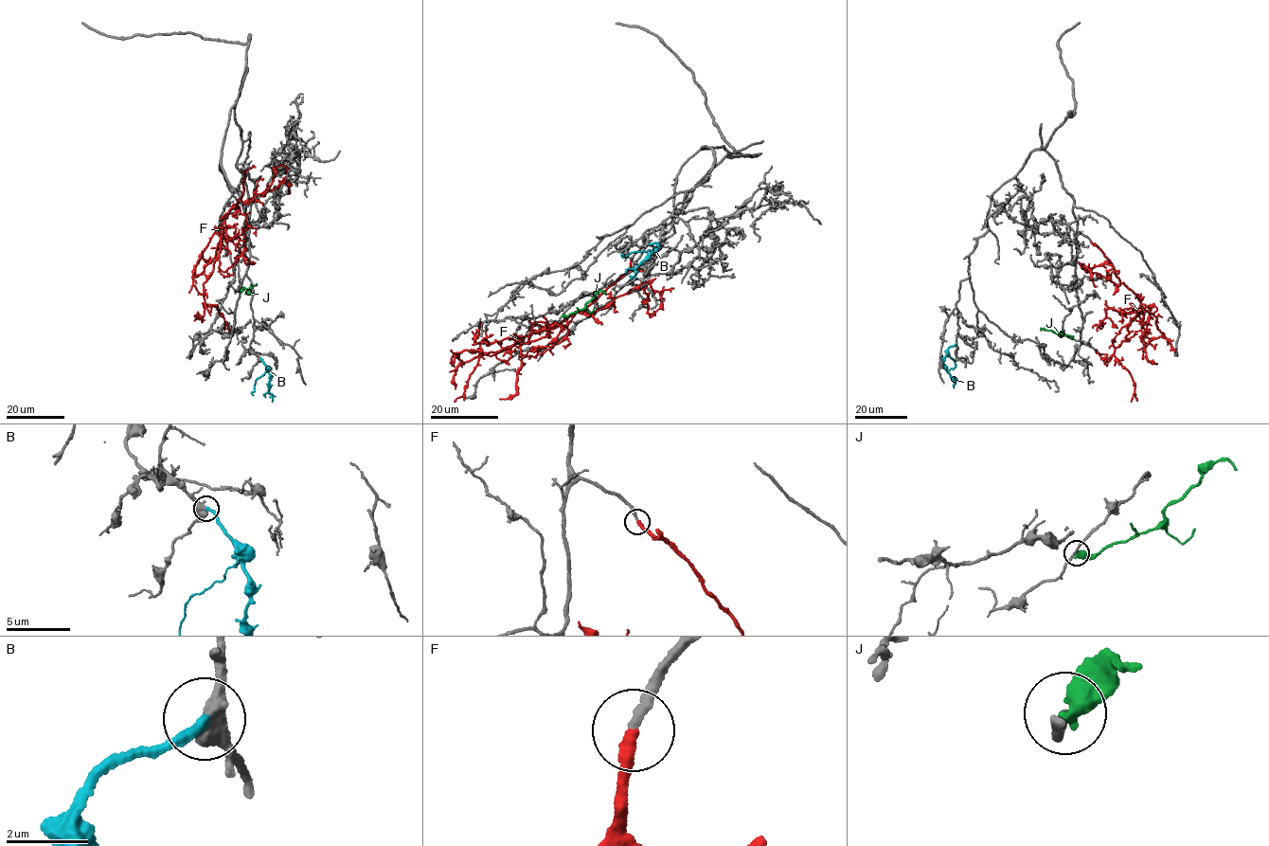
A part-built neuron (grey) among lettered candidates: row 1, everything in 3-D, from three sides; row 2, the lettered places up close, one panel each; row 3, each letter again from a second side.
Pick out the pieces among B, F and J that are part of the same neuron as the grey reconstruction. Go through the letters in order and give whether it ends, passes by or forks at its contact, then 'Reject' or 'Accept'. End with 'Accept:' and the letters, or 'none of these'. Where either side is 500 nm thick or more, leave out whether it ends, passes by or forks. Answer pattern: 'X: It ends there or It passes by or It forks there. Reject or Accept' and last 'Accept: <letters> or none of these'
B: It ends there. Accept
F: It ends there. Accept
J: Reject
Accept: B, F

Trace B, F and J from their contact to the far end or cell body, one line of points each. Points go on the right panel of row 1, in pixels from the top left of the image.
B: (955, 344), (948, 348), (943, 360), (954, 387)
F: (1091, 242), (1144, 308), (1114, 353), (1133, 381), (1136, 400)
J: (1072, 338), (1049, 330), (1041, 331)

